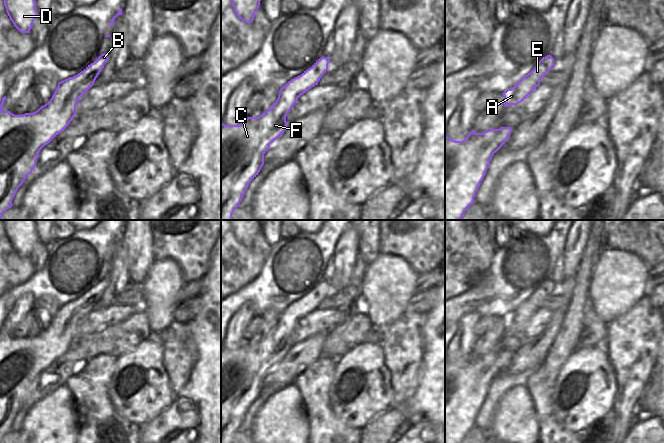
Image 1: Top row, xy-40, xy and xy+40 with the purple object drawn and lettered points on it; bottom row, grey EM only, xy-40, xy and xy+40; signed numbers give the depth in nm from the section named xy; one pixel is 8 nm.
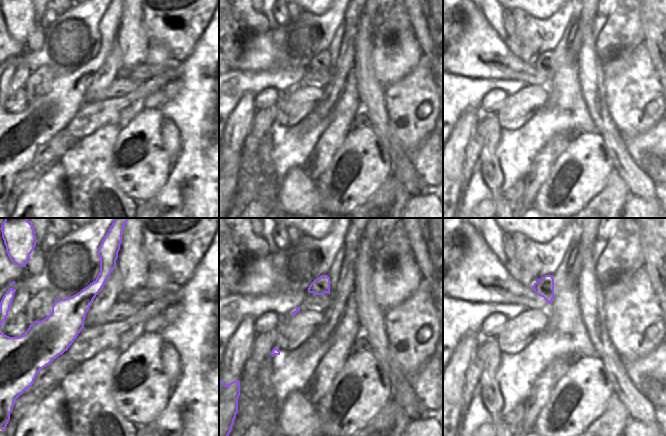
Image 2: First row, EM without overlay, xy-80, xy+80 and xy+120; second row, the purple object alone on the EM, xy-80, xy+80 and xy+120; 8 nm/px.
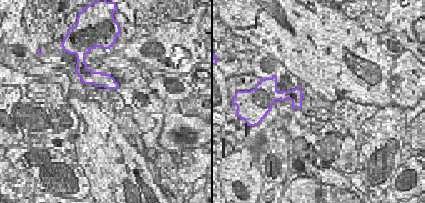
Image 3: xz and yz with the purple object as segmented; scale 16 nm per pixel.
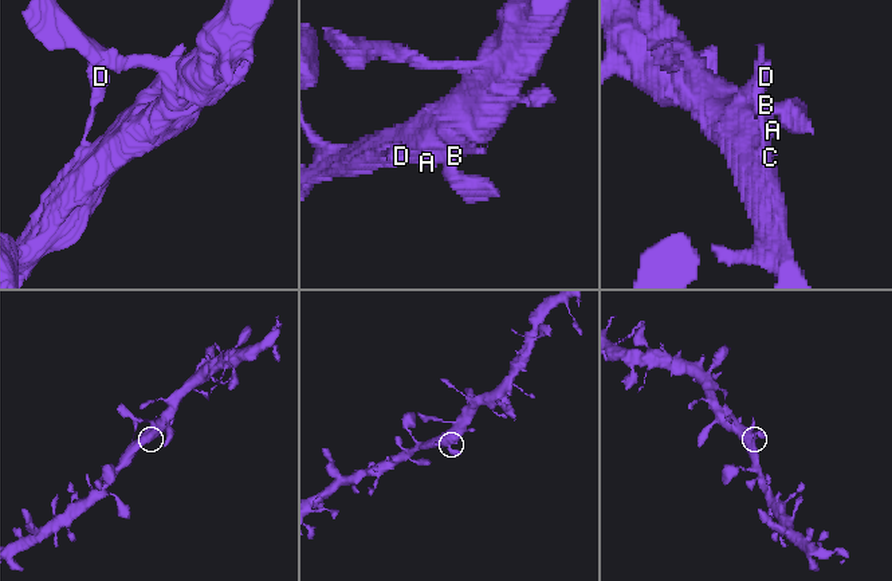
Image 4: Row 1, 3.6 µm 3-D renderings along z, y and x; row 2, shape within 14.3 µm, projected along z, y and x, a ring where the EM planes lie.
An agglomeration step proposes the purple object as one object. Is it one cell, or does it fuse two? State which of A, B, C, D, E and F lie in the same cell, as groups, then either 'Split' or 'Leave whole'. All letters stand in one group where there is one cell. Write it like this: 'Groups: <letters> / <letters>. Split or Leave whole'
Groups: A B C D E F. Leave whole

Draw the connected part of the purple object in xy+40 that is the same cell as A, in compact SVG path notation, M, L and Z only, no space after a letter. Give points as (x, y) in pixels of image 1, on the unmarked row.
M551 279L543 281L527 299L522 301L511 313L502 317L504 331L517 329L524 325L540 309L540 304L553 290L554 282Z

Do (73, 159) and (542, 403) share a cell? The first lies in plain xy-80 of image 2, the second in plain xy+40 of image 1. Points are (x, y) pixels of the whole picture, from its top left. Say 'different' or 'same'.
same

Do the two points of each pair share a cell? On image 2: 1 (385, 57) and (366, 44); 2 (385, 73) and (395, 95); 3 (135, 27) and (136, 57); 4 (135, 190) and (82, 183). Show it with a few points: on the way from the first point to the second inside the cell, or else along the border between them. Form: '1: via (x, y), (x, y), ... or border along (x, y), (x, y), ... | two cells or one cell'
1: border along (375, 34), (372, 49), (368, 53) | two cells
2: border along (410, 72), (384, 87) | two cells
3: via (135, 34), (135, 50) | one cell
4: border along (111, 166), (111, 172), (116, 185), (138, 202) | two cells

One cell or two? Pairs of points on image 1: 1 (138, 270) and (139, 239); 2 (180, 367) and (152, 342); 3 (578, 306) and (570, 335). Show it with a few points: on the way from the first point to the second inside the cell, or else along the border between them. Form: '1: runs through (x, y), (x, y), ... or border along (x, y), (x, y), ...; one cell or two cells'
1: runs through (139, 262), (139, 247); one cell
2: border along (157, 334), (163, 348), (162, 365), (168, 375); two cells
3: border along (566, 312), (583, 317); two cells

